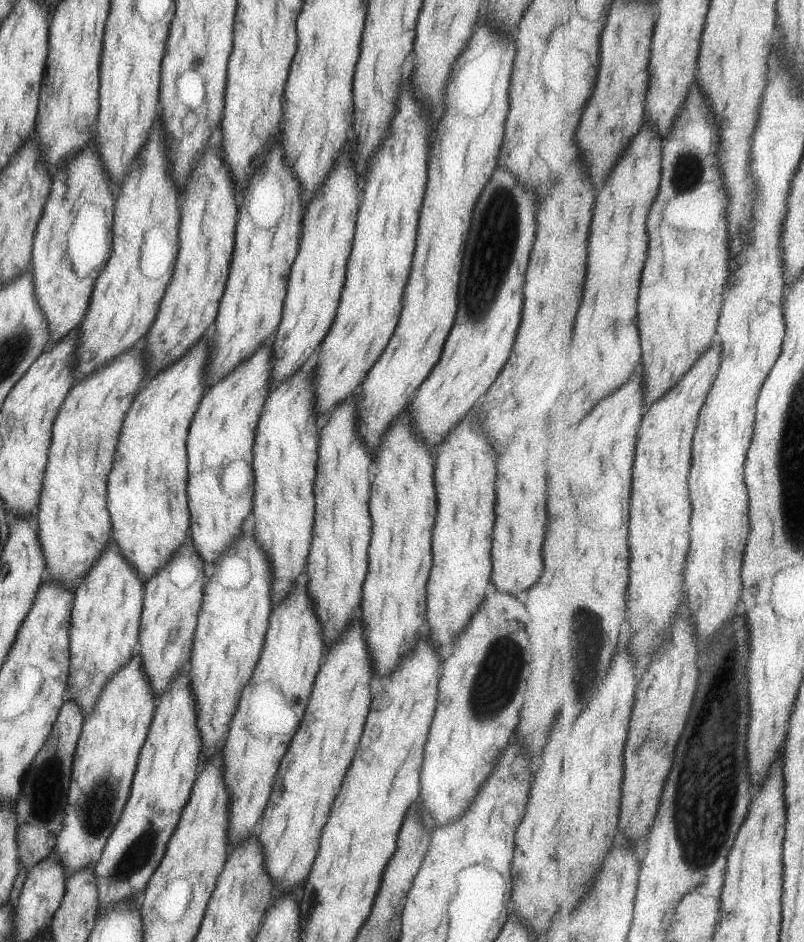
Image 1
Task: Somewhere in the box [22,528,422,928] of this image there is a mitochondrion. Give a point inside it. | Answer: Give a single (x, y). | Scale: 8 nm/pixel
(45, 787)

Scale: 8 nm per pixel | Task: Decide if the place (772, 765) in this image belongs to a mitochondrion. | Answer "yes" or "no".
no

